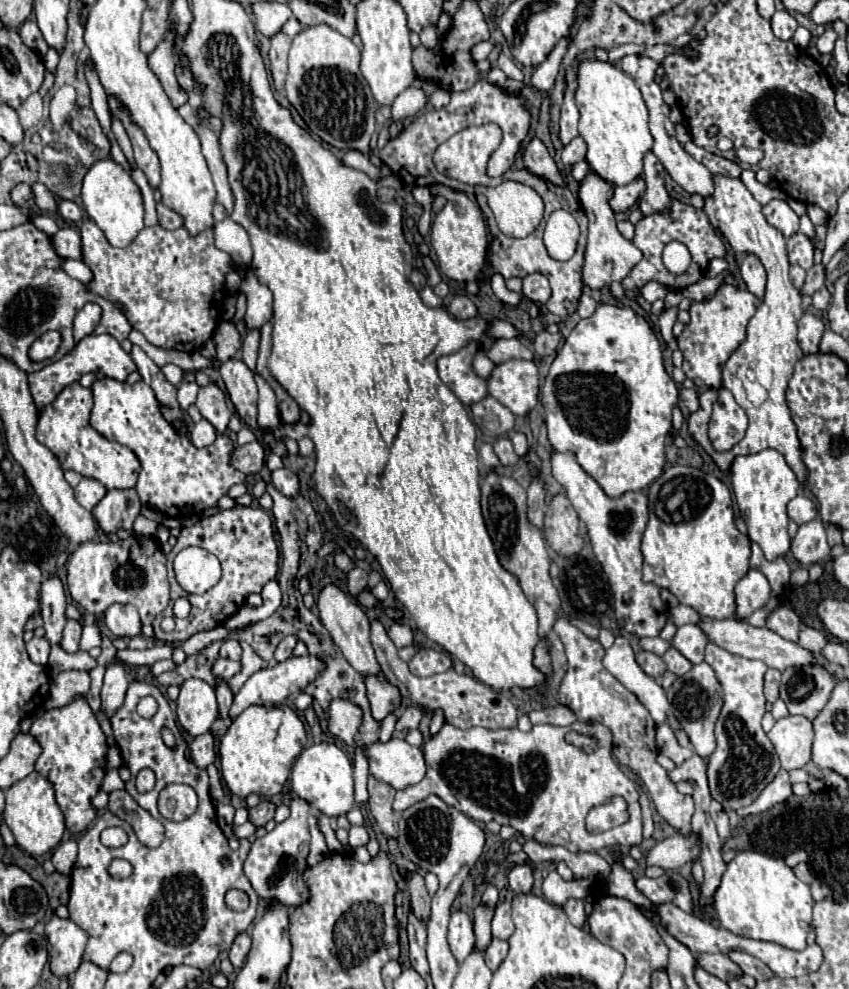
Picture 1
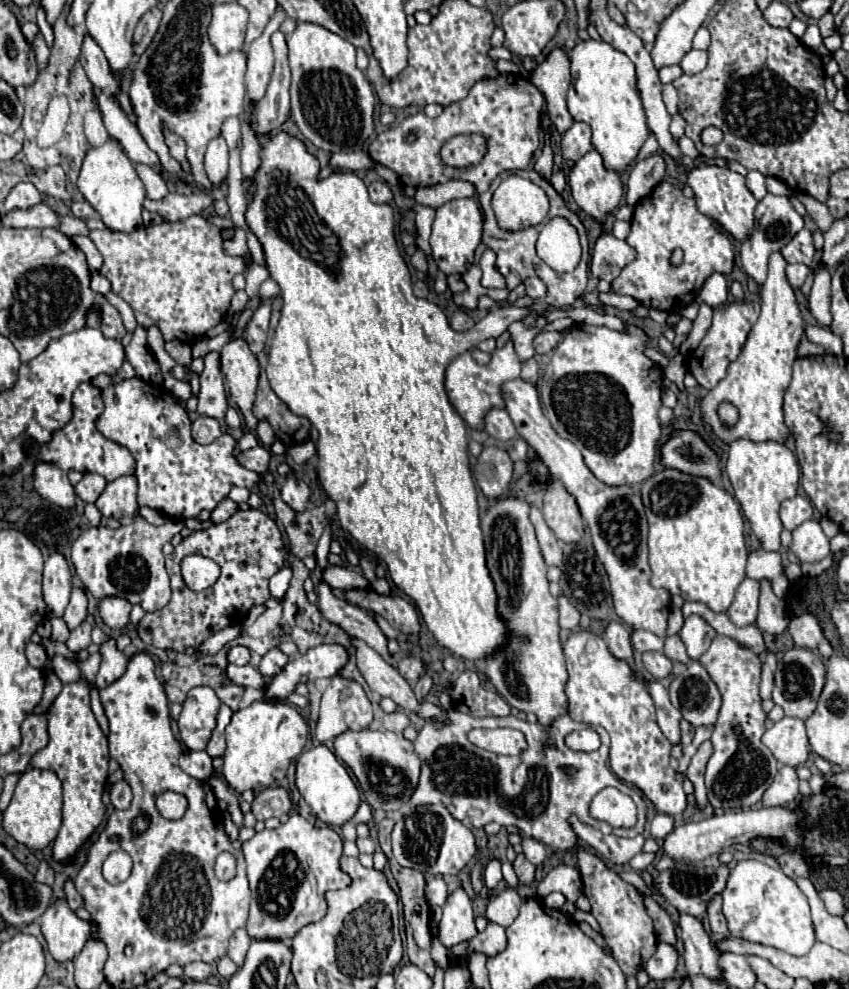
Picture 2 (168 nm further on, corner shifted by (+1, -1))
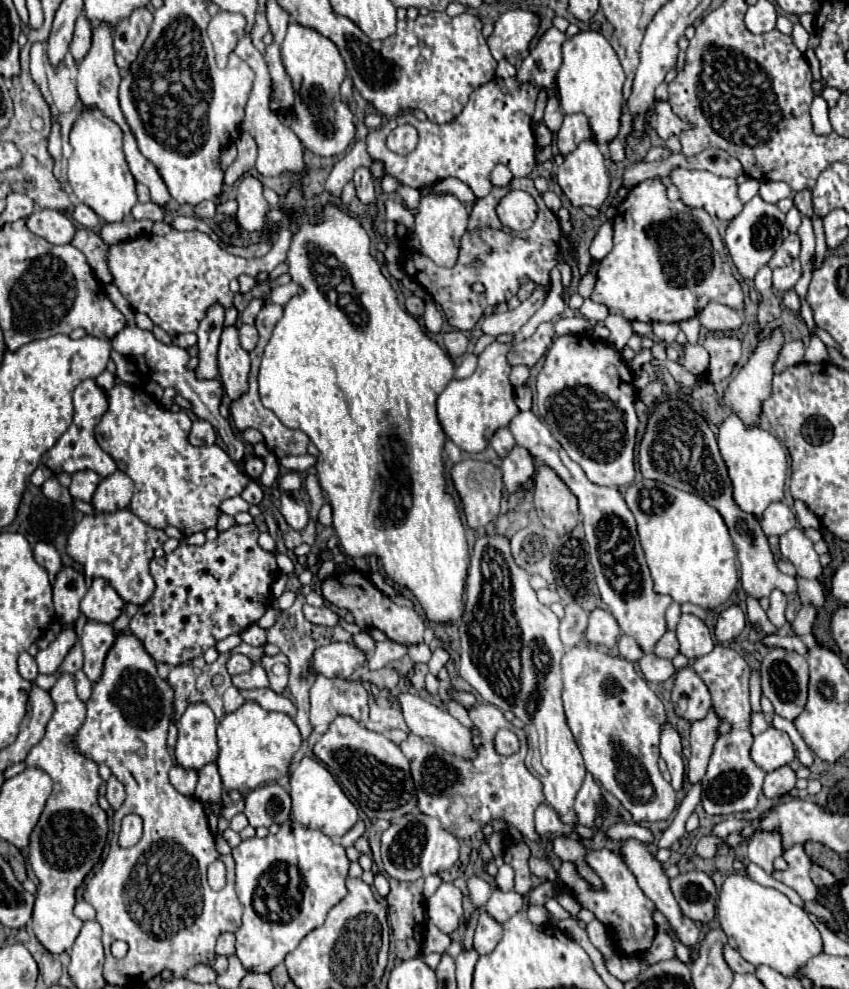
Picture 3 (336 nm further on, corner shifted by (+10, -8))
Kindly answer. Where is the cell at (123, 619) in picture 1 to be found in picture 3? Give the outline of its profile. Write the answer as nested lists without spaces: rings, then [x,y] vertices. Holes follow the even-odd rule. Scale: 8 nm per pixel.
[[[96,579],[92,581],[92,587],[84,595],[80,609],[90,621],[112,623],[122,613],[124,601],[104,579]]]

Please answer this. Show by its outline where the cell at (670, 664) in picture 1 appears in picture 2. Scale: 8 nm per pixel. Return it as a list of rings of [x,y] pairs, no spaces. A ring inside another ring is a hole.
[[[673,634],[673,636],[667,636],[665,638],[665,646],[663,646],[663,652],[667,658],[671,660],[679,660],[679,662],[689,662],[689,656],[685,652],[685,644],[681,642],[679,634]]]

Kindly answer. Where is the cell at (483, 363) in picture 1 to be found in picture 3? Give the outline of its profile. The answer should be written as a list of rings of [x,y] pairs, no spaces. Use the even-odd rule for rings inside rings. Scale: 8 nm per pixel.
[[[468,353],[462,357],[462,361],[458,363],[458,369],[456,369],[456,379],[464,379],[464,377],[470,377],[476,369],[476,363],[478,363],[478,357],[474,353]]]

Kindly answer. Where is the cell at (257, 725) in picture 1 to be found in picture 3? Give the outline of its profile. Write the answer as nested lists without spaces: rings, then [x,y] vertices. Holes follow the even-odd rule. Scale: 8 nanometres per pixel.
[[[246,701],[240,709],[228,713],[224,721],[218,723],[218,771],[226,791],[248,791],[276,783],[288,773],[288,763],[292,755],[300,749],[302,739],[294,721],[286,713],[266,711],[254,701]]]

